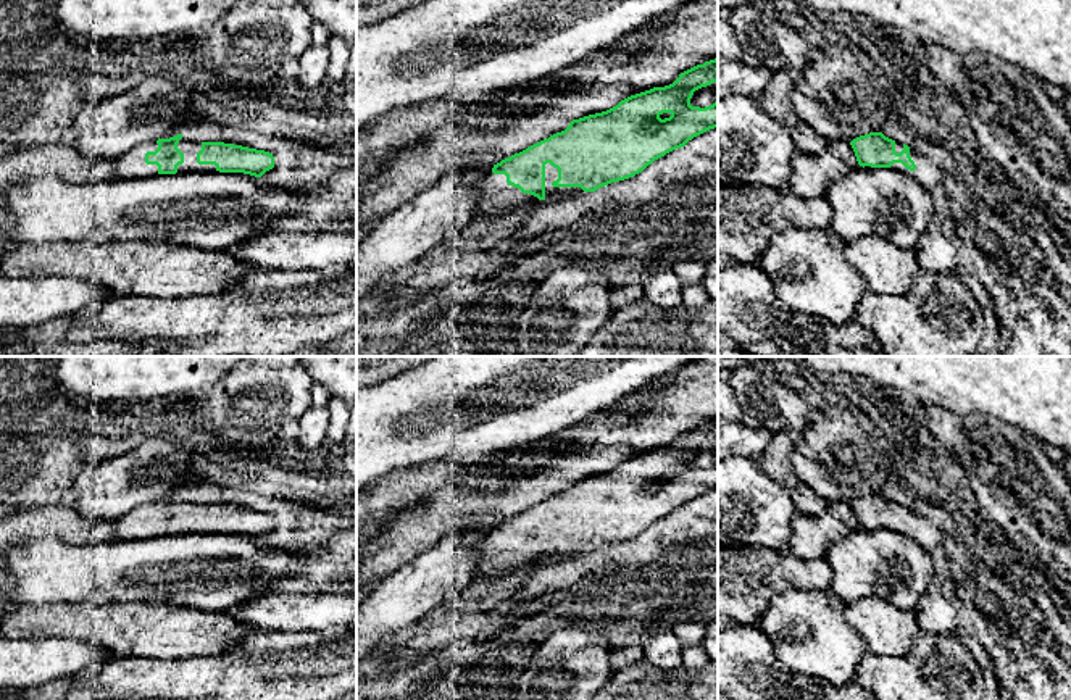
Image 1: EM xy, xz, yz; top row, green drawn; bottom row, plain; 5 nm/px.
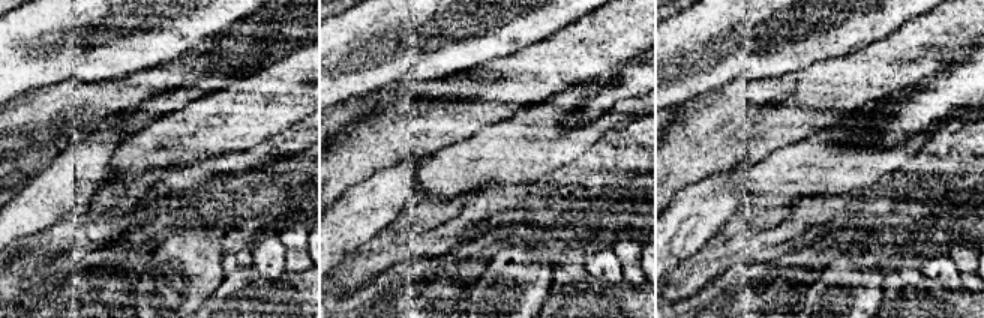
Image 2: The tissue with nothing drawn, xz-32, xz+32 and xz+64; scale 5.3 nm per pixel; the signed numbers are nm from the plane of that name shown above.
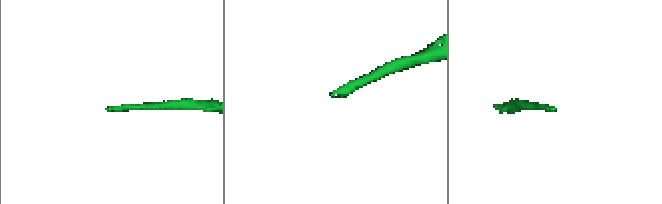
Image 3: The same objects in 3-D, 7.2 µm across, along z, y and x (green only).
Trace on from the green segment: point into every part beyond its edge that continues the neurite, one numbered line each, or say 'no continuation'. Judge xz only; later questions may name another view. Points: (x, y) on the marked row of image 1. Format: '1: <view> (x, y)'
1: xz (495, 197)

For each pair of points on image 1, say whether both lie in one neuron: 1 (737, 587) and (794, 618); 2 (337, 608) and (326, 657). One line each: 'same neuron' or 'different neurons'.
1: different neurons
2: different neurons

